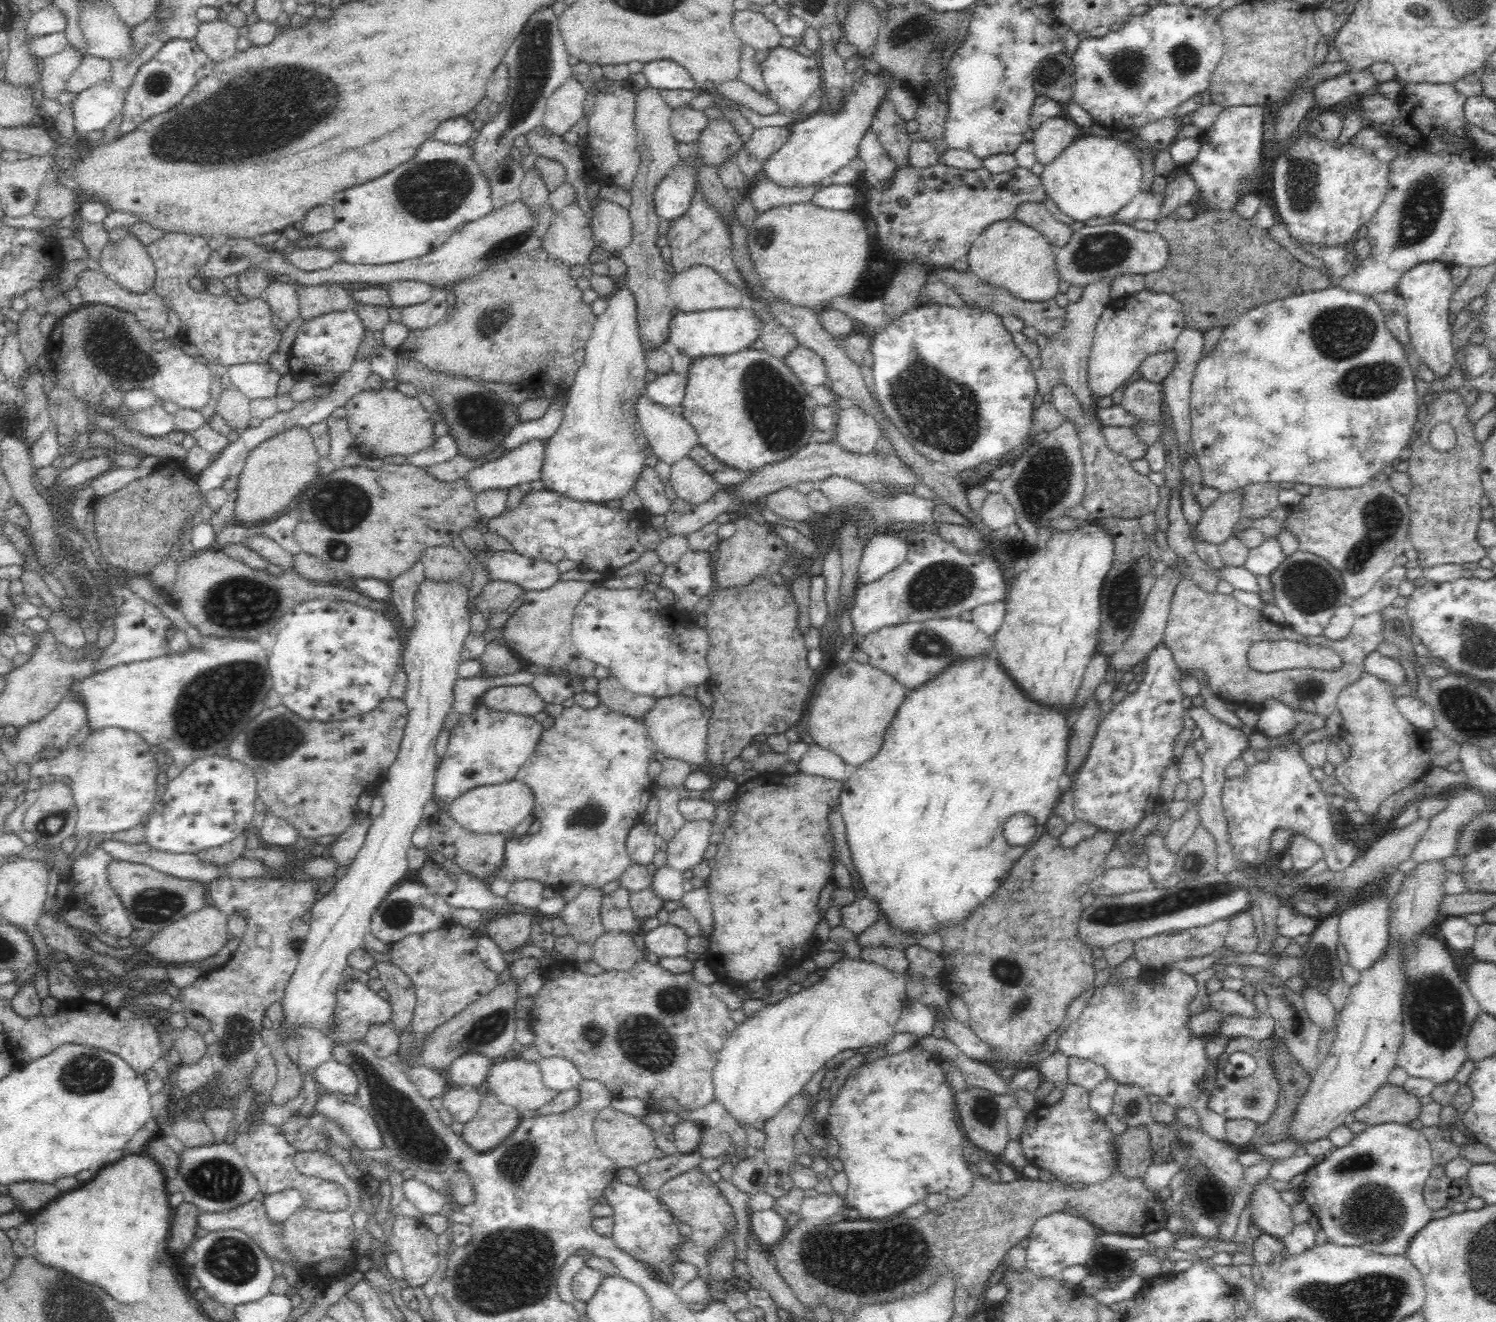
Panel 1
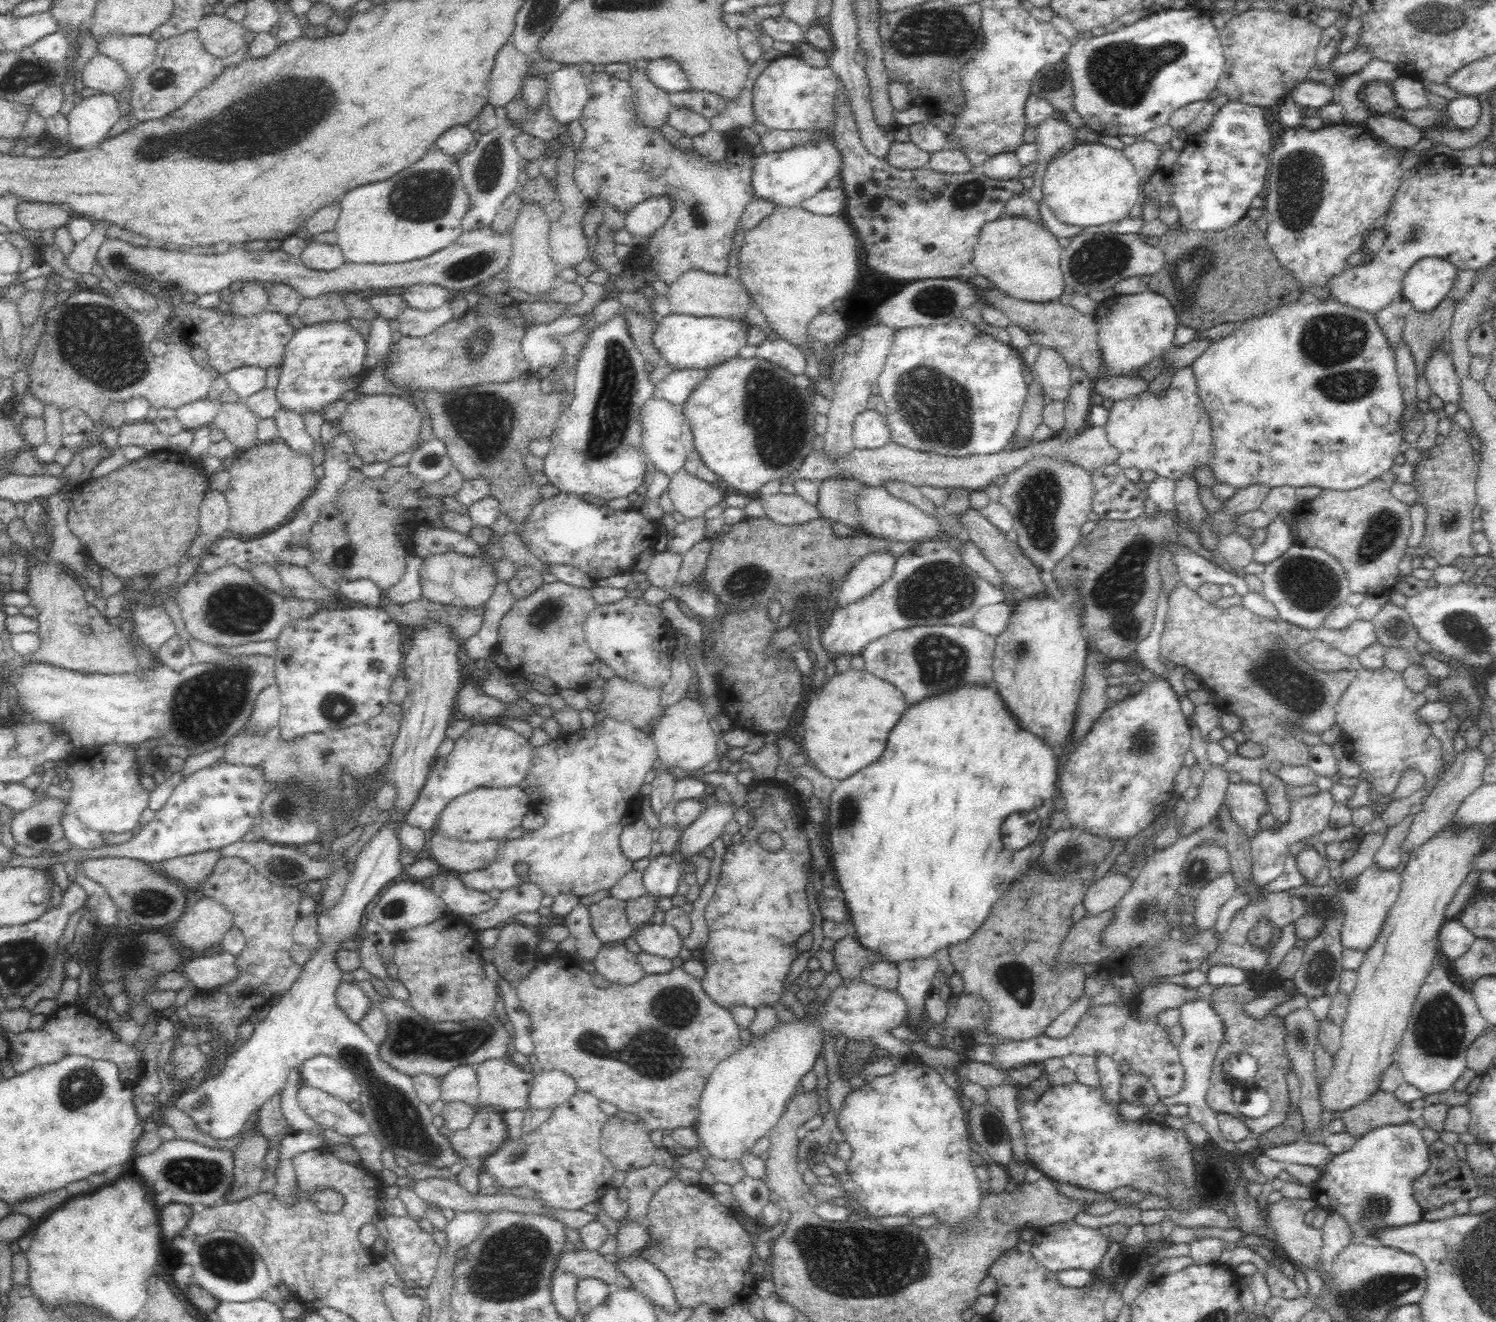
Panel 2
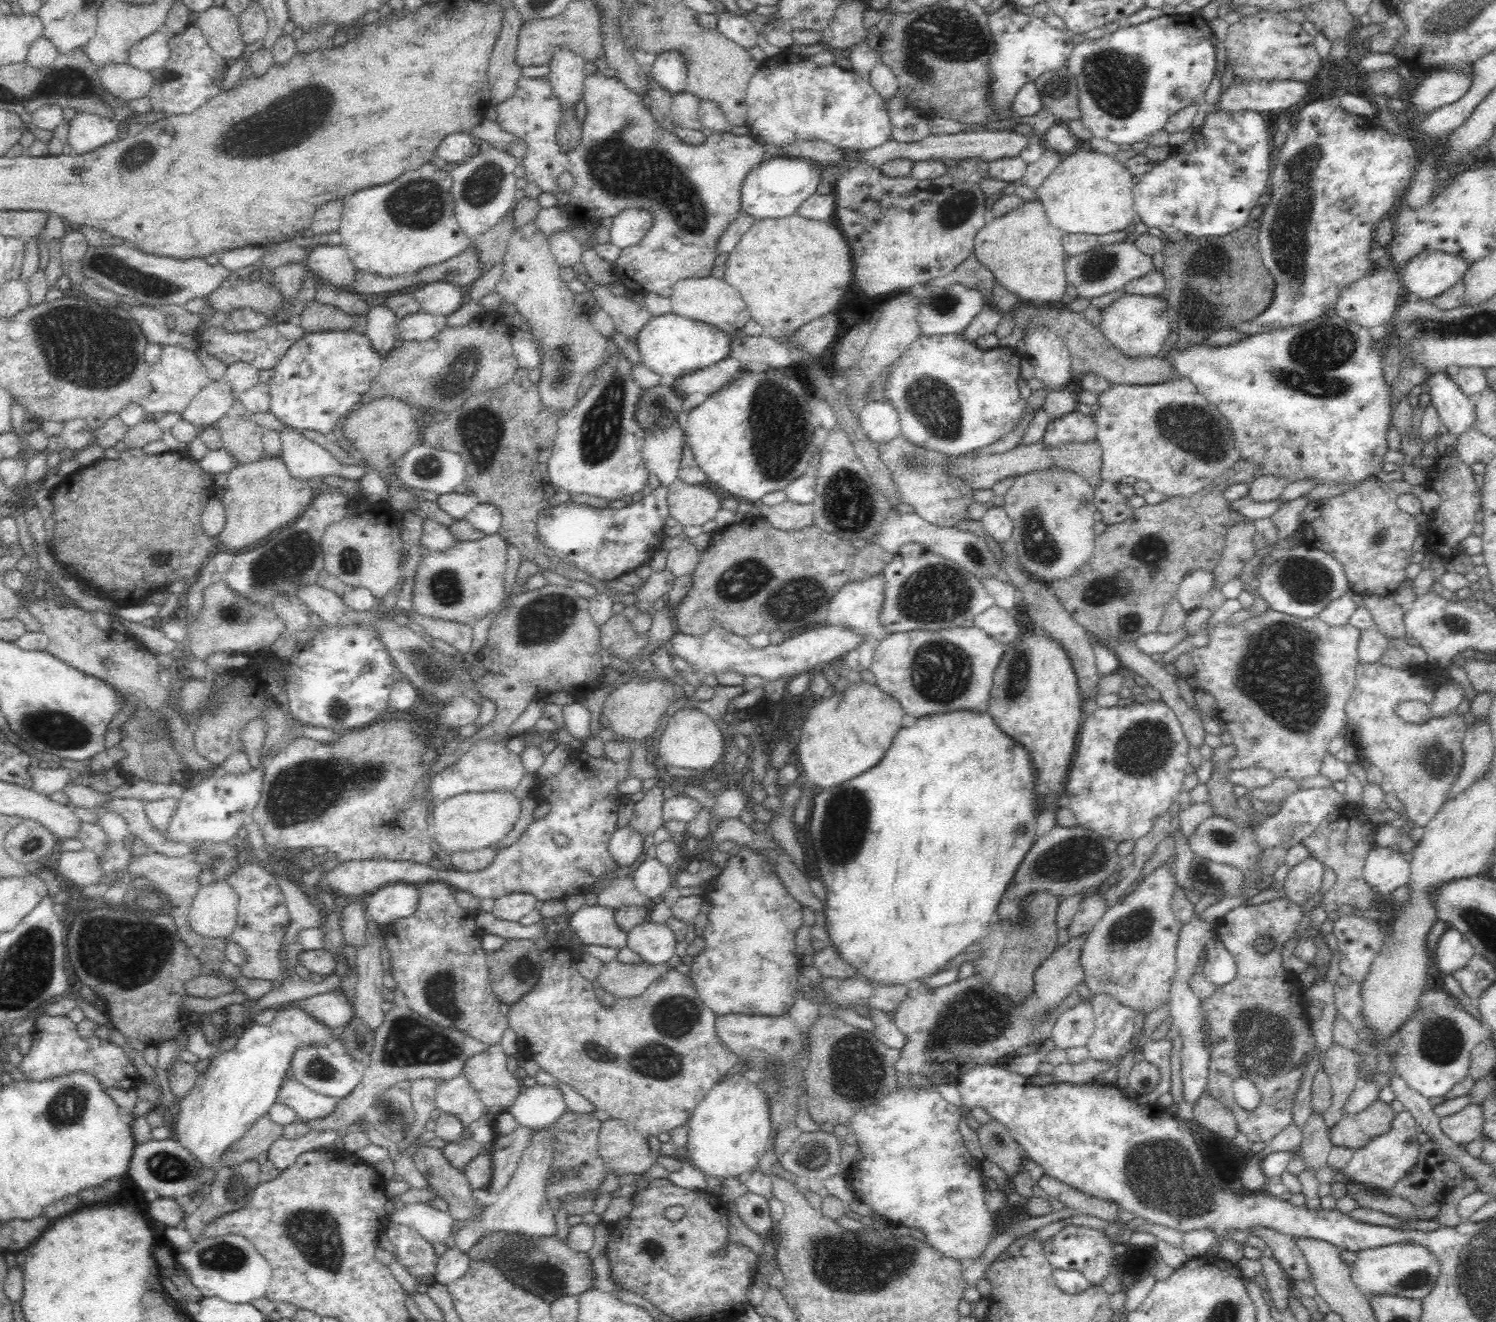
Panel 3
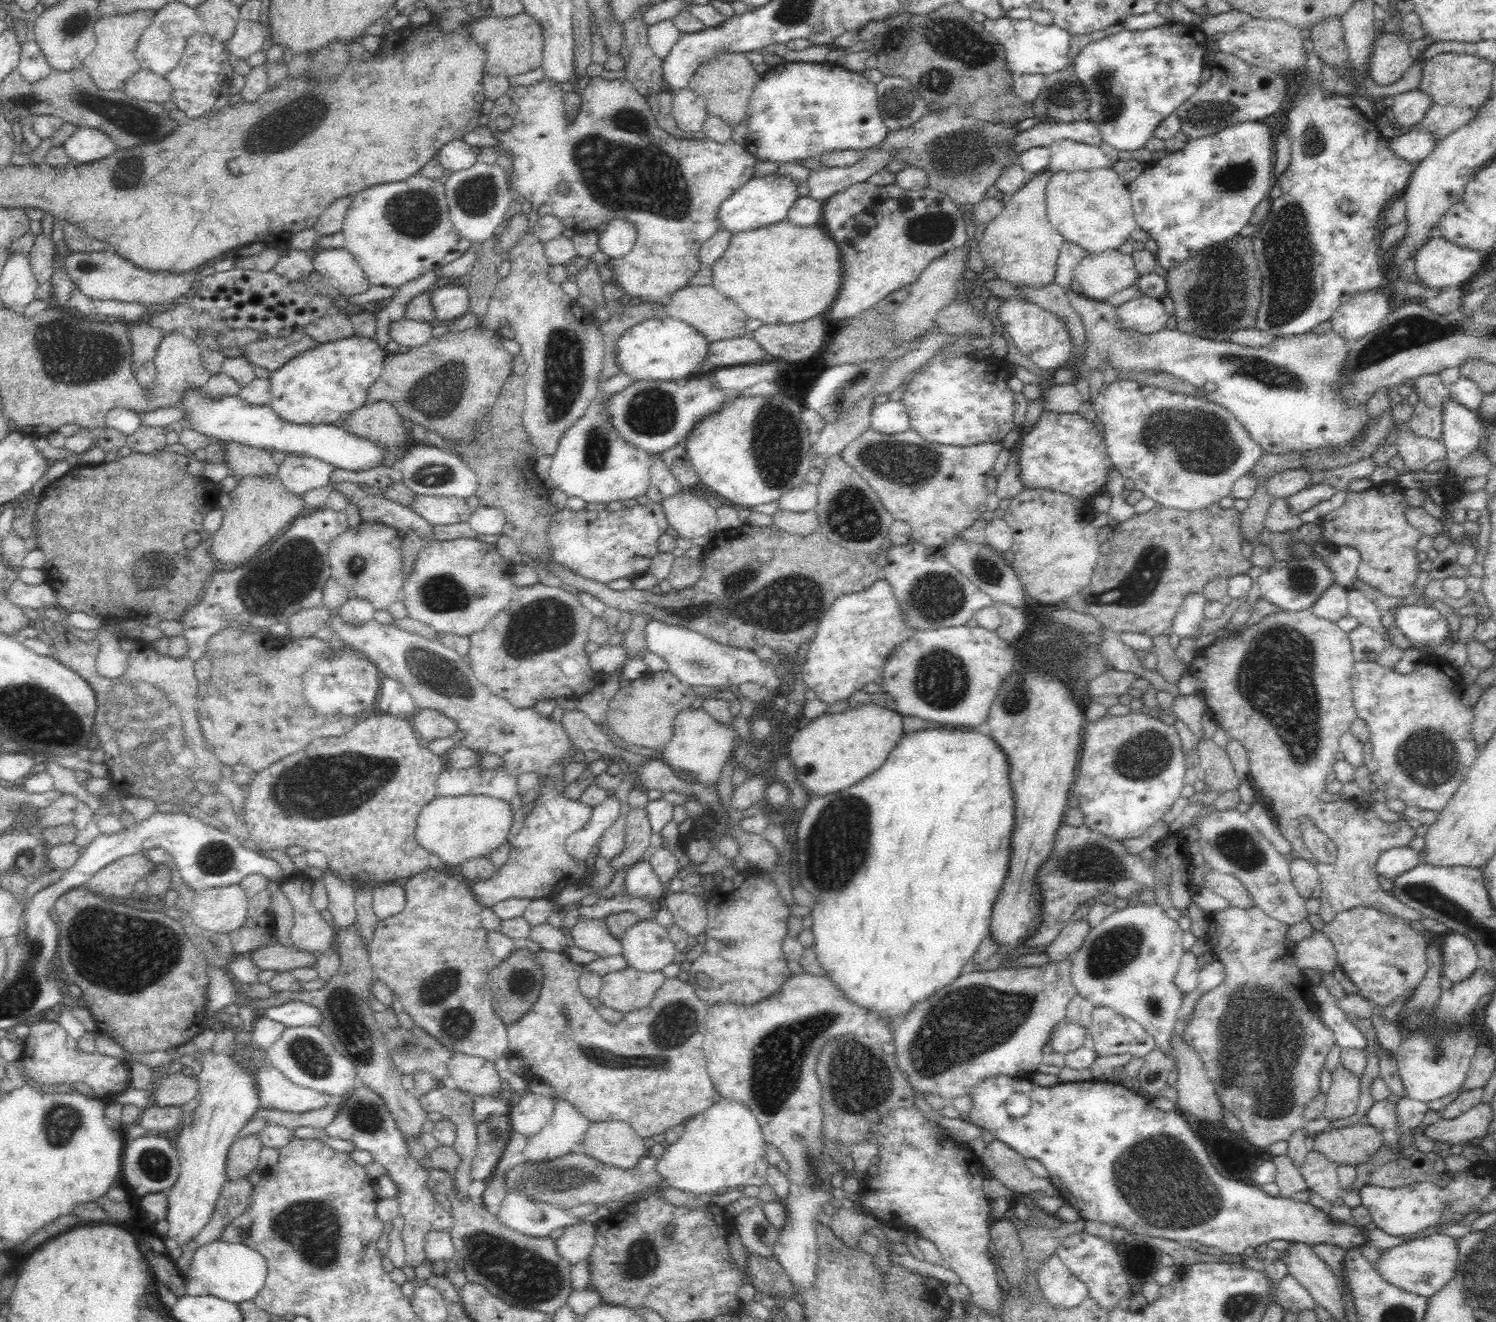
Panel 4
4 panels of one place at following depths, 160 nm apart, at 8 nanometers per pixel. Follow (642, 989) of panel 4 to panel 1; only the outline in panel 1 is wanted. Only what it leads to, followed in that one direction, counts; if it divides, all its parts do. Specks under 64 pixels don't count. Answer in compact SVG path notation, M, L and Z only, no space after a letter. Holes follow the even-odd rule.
M604 932L592 945L593 961L600 965L605 971L629 971L634 965L640 962L640 952L634 941L632 941L632 933L611 933Z

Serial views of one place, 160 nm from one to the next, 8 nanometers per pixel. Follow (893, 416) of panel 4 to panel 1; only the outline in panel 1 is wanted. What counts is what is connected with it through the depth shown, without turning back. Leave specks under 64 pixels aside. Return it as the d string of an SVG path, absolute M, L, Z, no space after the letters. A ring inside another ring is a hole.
M854 404L836 412L837 443L848 452L866 454L872 452L881 436L878 423L872 414Z

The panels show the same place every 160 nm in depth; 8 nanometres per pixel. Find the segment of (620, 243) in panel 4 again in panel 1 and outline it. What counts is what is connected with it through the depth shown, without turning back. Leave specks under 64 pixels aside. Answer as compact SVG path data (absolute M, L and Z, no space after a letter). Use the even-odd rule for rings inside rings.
M679 162L654 191L653 204L659 220L670 222L683 216L697 187L697 170L685 162Z

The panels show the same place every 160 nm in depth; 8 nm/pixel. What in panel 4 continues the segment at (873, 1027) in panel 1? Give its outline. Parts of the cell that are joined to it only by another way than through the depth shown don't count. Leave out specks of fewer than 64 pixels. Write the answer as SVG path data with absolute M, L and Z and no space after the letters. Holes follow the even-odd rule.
M720 1100L718 1104L710 1106L710 1108L706 1110L706 1112L702 1112L702 1114L698 1114L684 1123L684 1131L682 1137L680 1137L679 1140L672 1145L669 1145L664 1154L662 1154L660 1158L658 1158L657 1164L655 1165L655 1170L656 1173L659 1175L661 1181L665 1181L668 1184L667 1187L672 1187L695 1195L701 1195L703 1193L714 1194L714 1192L722 1188L732 1188L740 1186L742 1186L743 1188L746 1186L761 1188L764 1185L768 1184L767 1171L769 1168L769 1164L767 1163L765 1157L766 1148L767 1143L765 1142L762 1130L760 1129L756 1118L752 1115L752 1112L749 1112L746 1106L742 1106L742 1104L738 1104L738 1102L736 1101L732 1102L732 1100Z

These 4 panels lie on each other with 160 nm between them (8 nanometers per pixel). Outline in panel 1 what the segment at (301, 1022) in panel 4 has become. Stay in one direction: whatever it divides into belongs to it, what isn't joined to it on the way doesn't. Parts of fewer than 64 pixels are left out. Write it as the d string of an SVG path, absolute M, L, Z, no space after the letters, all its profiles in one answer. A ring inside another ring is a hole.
M351 979L340 983L335 1002L337 1029L329 1032L331 1040L365 1040L370 1024L391 1020L391 1004L367 985Z

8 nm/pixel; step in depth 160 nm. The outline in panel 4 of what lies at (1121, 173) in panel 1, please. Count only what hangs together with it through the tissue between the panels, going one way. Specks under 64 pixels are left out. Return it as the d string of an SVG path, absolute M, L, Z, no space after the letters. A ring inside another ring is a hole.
M1111 168L1056 172L1046 190L1050 224L1064 237L1065 242L1082 247L1086 255L1119 250L1138 227L1128 184Z

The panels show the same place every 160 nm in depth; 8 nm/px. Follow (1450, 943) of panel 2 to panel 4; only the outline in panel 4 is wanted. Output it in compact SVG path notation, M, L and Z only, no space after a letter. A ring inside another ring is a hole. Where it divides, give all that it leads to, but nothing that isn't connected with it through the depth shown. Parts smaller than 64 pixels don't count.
M1448 932L1442 937L1442 976L1452 985L1466 980L1480 966L1476 945L1468 936Z

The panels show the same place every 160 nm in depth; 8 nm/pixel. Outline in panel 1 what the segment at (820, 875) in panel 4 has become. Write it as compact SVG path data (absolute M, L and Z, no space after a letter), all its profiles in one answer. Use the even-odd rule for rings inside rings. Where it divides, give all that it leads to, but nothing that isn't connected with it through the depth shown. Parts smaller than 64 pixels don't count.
M978 656L978 658L974 658L974 660L960 660L958 662L954 662L946 672L940 672L940 674L936 675L934 680L930 680L930 682L924 684L924 686L920 688L916 688L916 690L912 690L905 702L898 708L898 712L896 716L892 719L892 722L889 724L889 727L886 729L885 737L877 756L874 756L872 760L862 764L862 766L850 770L850 774L848 778L844 780L844 784L842 786L842 791L840 792L840 796L838 796L839 800L839 811L842 815L842 820L844 821L844 828L846 829L846 843L848 843L848 849L850 849L850 859L852 859L852 865L854 865L854 873L856 873L856 885L860 885L859 894L861 896L866 896L869 900L872 900L879 907L879 918L884 919L884 921L888 922L888 925L892 925L895 929L898 929L900 932L904 931L906 934L910 935L920 935L923 937L927 935L929 932L937 933L940 927L949 927L952 925L959 925L960 923L964 923L966 919L969 918L970 915L973 915L973 912L976 911L982 904L986 902L990 897L994 896L997 888L1001 886L1001 882L1008 876L1010 869L1013 867L1013 864L1017 862L1017 860L1029 849L1030 845L1022 845L1022 846L1012 846L1006 842L1004 839L1004 822L1012 816L1012 814L1018 814L1018 812L1025 812L1030 816L1033 816L1035 823L1037 824L1037 831L1033 840L1038 840L1038 837L1041 834L1046 832L1045 824L1048 820L1048 817L1053 813L1052 809L1055 805L1060 801L1060 796L1062 792L1058 786L1058 779L1064 773L1064 770L1067 766L1067 757L1069 750L1069 736L1070 736L1070 728L1066 726L1066 720L1064 715L1062 715L1062 711L1058 711L1058 709L1052 709L1052 707L1044 707L1035 704L1032 700L1029 700L1023 693L1022 690L1015 684L1015 681L1011 679L1011 676L1006 674L1003 671L1002 666L997 662L994 658L989 658L989 656Z

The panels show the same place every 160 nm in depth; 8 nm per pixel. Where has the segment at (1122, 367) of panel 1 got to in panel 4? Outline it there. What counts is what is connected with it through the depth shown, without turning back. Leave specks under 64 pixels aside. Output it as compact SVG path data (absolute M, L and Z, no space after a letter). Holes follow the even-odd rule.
M1155 296L1132 298L1116 309L1119 325L1140 334L1158 332L1167 326L1169 318L1165 304Z

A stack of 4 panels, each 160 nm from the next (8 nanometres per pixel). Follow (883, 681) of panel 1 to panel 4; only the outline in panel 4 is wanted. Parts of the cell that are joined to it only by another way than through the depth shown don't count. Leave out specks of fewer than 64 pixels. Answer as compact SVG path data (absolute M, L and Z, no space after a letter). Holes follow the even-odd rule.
M862 704L854 710L847 709L842 713L815 717L811 723L802 725L802 728L794 733L789 744L796 780L810 796L826 796L840 792L877 772L902 737L902 715L898 711L887 710L876 704Z

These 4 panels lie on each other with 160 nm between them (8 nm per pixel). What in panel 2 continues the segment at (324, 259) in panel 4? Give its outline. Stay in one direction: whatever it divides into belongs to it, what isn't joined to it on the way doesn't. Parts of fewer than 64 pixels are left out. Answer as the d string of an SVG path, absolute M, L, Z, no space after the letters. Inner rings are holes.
M321 242L307 243L299 258L308 268L322 272L332 272L346 263L340 246Z

